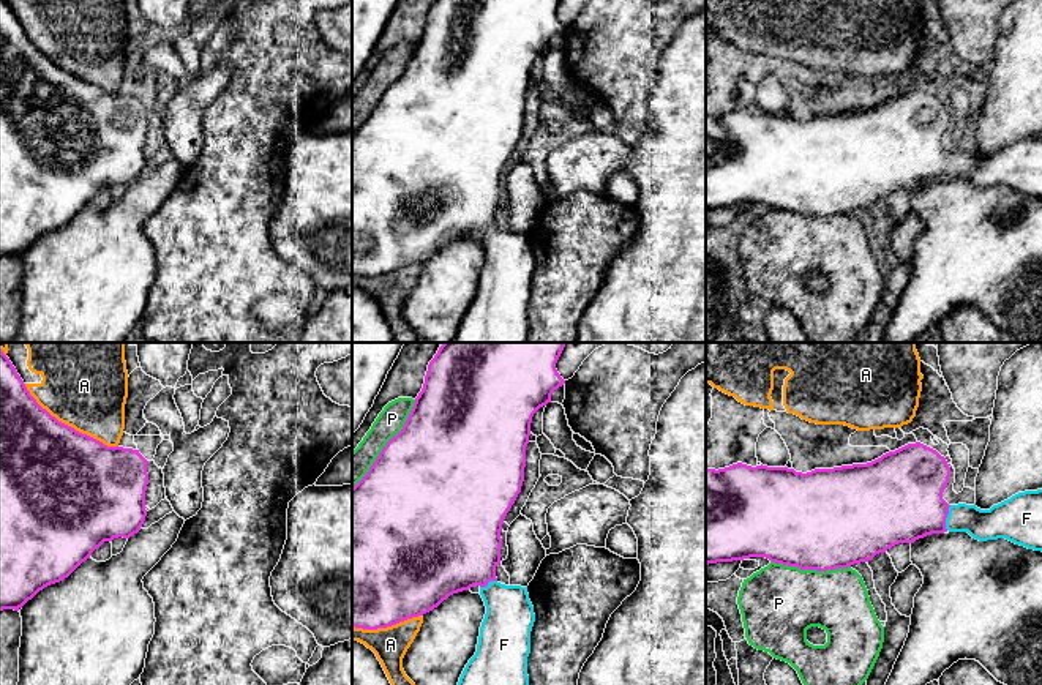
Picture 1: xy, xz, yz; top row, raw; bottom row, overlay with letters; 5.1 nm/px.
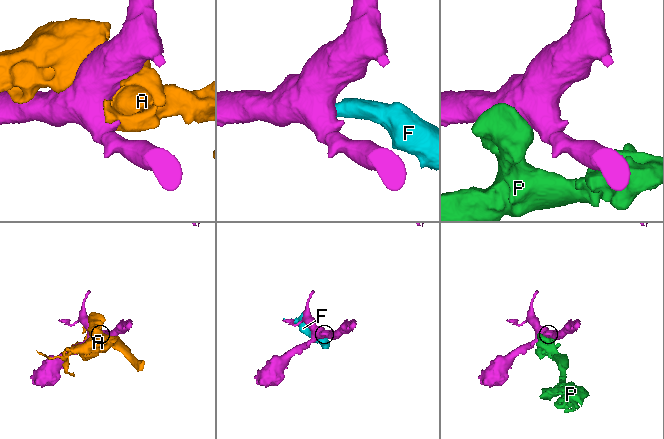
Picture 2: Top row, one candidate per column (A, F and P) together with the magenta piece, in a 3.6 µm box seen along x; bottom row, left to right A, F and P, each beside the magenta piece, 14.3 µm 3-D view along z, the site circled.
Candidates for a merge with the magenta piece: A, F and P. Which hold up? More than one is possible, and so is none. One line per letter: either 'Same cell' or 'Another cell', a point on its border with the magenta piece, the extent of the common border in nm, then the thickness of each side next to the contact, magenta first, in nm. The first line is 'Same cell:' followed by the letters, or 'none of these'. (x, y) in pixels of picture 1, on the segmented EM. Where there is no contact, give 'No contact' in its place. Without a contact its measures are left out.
Same cell: F
A: Another cell. Touches magenta at xy (67, 425). Shared border 550 nm. Thickness 500 nm (magenta) against 440 nm
F: Same cell. Touches magenta at yz (946, 516). Shared border 130 nm. Thickness 440 nm (magenta) against 160 nm
P: Another cell. Touches magenta at xz (387, 444). Shared border 550 nm. Thickness 500 nm (magenta) against 160 nm

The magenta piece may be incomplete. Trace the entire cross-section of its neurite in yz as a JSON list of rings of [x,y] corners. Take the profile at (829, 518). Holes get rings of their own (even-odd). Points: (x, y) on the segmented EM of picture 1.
[[[916,442],[867,464],[815,469],[802,474],[788,467],[747,466],[706,469],[706,565],[766,557],[800,570],[827,571],[868,562],[898,543],[914,543],[931,533],[968,532],[979,541],[1006,538],[1028,549],[1042,551],[1042,489],[1025,491],[980,510],[974,505],[949,505],[943,492],[950,467],[936,450]]]

